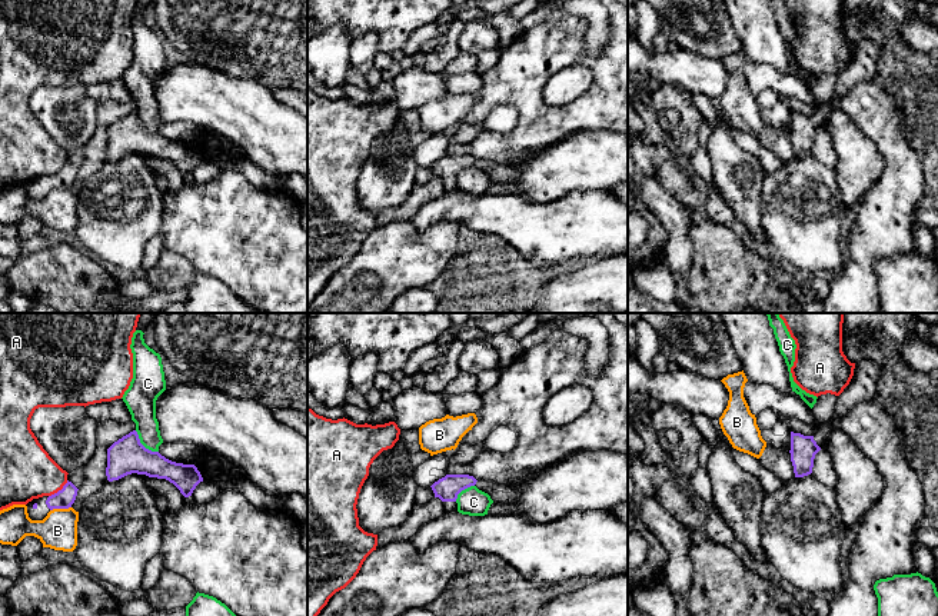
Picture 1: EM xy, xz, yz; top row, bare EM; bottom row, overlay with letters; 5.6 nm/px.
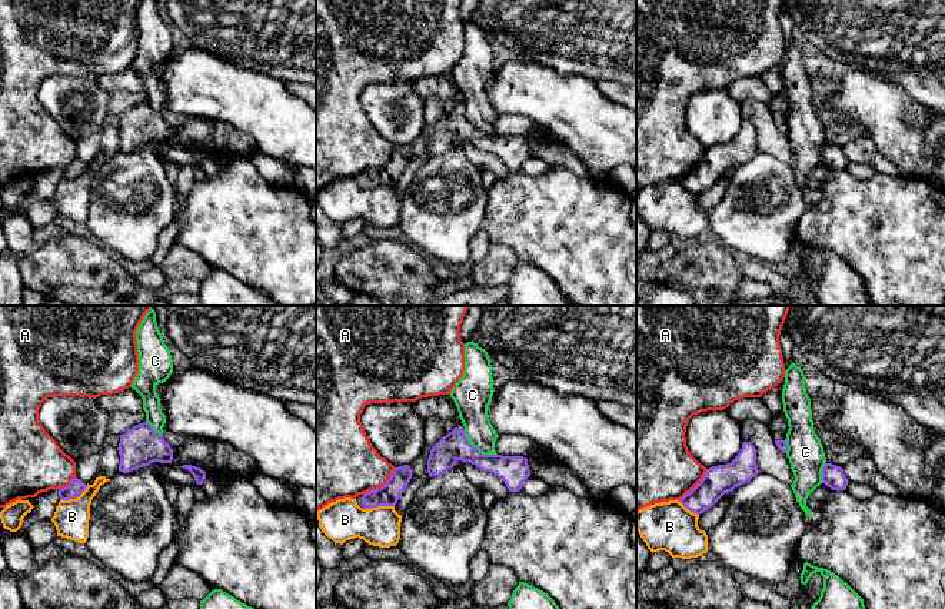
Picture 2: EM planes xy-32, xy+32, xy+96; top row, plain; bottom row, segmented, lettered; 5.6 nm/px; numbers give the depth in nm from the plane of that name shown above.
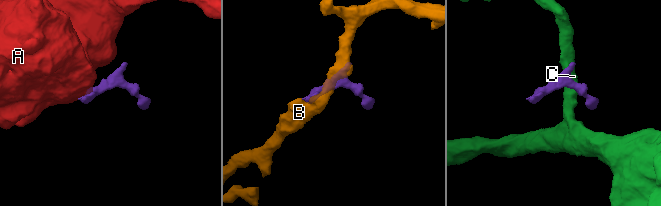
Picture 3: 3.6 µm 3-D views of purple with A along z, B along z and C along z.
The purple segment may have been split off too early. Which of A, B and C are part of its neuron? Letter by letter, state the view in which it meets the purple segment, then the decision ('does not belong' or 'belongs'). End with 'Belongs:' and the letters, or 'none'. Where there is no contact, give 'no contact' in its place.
A: xy | does not belong
B: xy | does not belong
C: xy | does not belong
Belongs: none

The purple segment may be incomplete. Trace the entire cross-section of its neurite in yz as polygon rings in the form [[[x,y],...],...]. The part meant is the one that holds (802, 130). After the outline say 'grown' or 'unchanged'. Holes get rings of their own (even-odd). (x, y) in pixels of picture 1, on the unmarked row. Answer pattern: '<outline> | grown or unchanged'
[[[872,40],[855,43],[849,64],[836,79],[834,97],[815,107],[812,116],[791,111],[791,141],[795,157],[812,153],[815,134],[826,123],[834,110],[834,100],[846,96],[856,84],[874,79],[877,64],[882,56],[882,46]]] | grown

